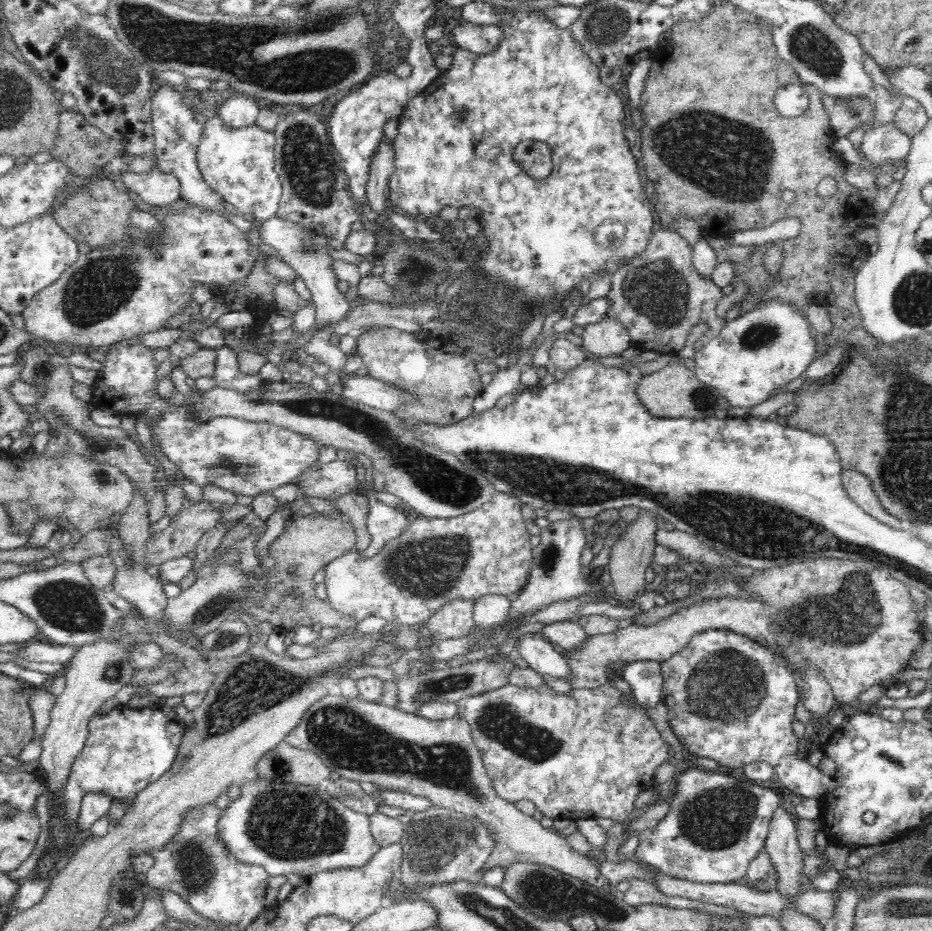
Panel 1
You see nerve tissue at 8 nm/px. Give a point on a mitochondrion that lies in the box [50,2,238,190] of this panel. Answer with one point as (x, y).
(95, 54)

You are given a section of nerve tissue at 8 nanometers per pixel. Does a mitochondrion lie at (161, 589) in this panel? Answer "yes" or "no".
no

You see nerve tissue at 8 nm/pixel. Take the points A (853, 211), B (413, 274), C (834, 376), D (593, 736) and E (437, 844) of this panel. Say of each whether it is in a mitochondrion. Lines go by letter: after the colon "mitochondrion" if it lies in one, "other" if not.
A: other
B: mitochondrion
C: other
D: other
E: mitochondrion

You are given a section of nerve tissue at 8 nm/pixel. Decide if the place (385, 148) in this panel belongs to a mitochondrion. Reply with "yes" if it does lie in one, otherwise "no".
no

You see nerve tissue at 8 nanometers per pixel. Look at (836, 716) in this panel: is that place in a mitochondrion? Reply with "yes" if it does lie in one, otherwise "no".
no

